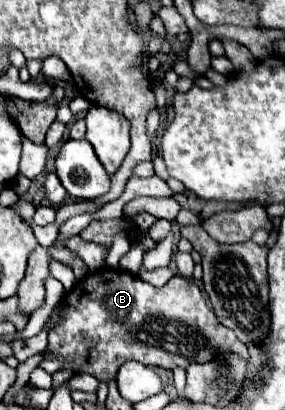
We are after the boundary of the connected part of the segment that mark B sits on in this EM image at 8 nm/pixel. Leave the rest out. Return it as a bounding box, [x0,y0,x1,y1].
[44,268,248,382]

